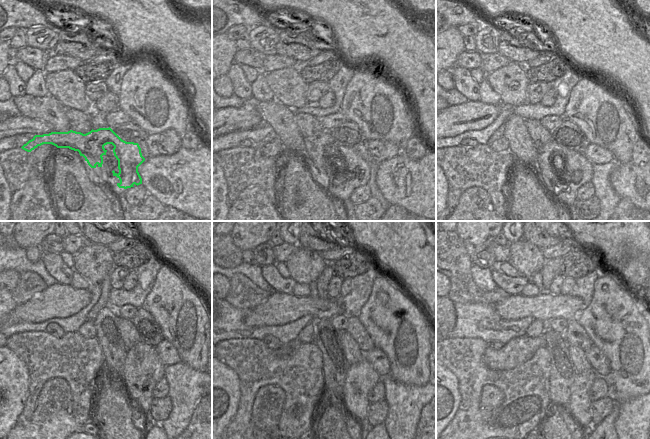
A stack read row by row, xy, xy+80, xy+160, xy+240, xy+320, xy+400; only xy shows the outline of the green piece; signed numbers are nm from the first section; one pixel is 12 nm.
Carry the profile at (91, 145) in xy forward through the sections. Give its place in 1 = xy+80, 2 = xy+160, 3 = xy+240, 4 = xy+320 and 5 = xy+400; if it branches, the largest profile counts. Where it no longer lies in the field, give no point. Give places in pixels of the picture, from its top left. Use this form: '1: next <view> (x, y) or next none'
1: next xy+80 (358, 170)
2: next xy+160 (583, 168)
3: next xy+240 (140, 376)
4: next xy+320 (361, 378)
5: next xy+400 (580, 404)

